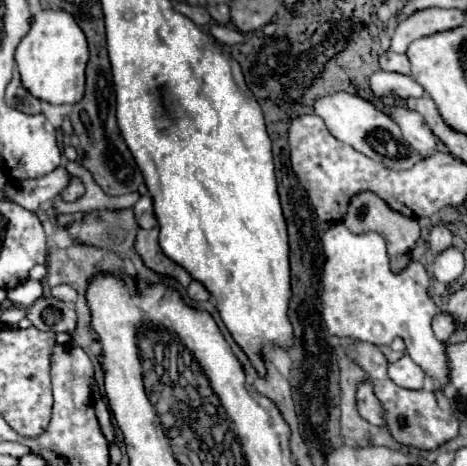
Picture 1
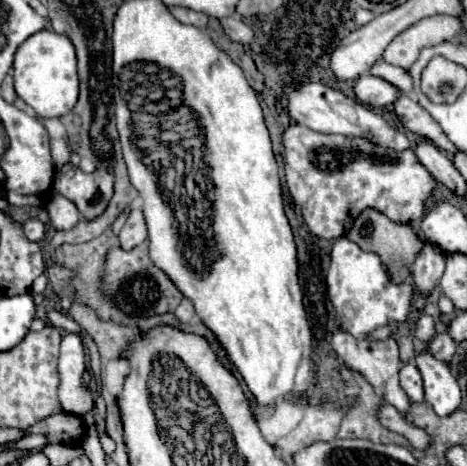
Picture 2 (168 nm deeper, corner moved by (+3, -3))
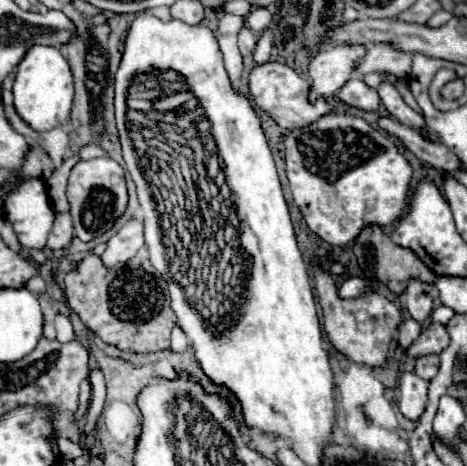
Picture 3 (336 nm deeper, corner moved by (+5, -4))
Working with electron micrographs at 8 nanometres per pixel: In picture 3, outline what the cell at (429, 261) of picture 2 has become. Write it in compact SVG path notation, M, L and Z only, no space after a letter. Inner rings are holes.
M410 280L408 290L406 290L406 308L410 312L410 316L416 322L424 322L430 312L432 312L432 298L430 298L430 284L424 284L420 280Z

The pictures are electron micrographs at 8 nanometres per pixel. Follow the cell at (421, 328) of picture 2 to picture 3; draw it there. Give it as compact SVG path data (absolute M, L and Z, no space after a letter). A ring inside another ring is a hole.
M412 318L404 320L404 322L398 326L398 344L400 344L402 348L408 348L408 346L420 336L420 332L422 332L422 326L420 326L416 320L412 320Z

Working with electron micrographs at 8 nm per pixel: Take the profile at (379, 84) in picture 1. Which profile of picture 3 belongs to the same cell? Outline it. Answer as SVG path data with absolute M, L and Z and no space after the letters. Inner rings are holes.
M358 76L350 78L342 88L340 88L340 94L338 98L348 104L348 106L354 106L354 108L360 108L360 110L378 110L380 106L380 96L376 90L368 88Z

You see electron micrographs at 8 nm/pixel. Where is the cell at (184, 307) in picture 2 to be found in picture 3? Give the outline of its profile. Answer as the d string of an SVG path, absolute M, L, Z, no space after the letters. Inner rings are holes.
M176 326L174 328L174 332L172 332L172 352L178 352L178 354L184 354L186 352L186 348L188 348L188 338L186 338L186 334Z

